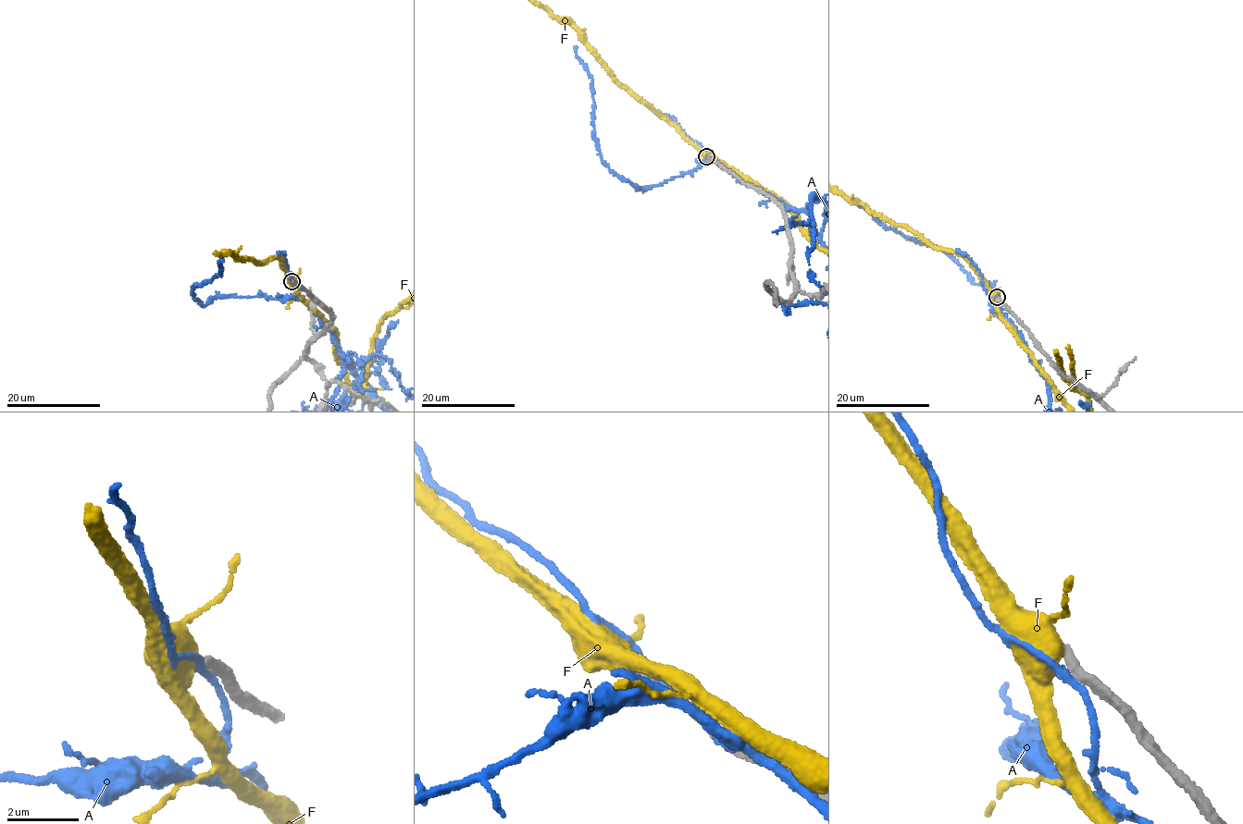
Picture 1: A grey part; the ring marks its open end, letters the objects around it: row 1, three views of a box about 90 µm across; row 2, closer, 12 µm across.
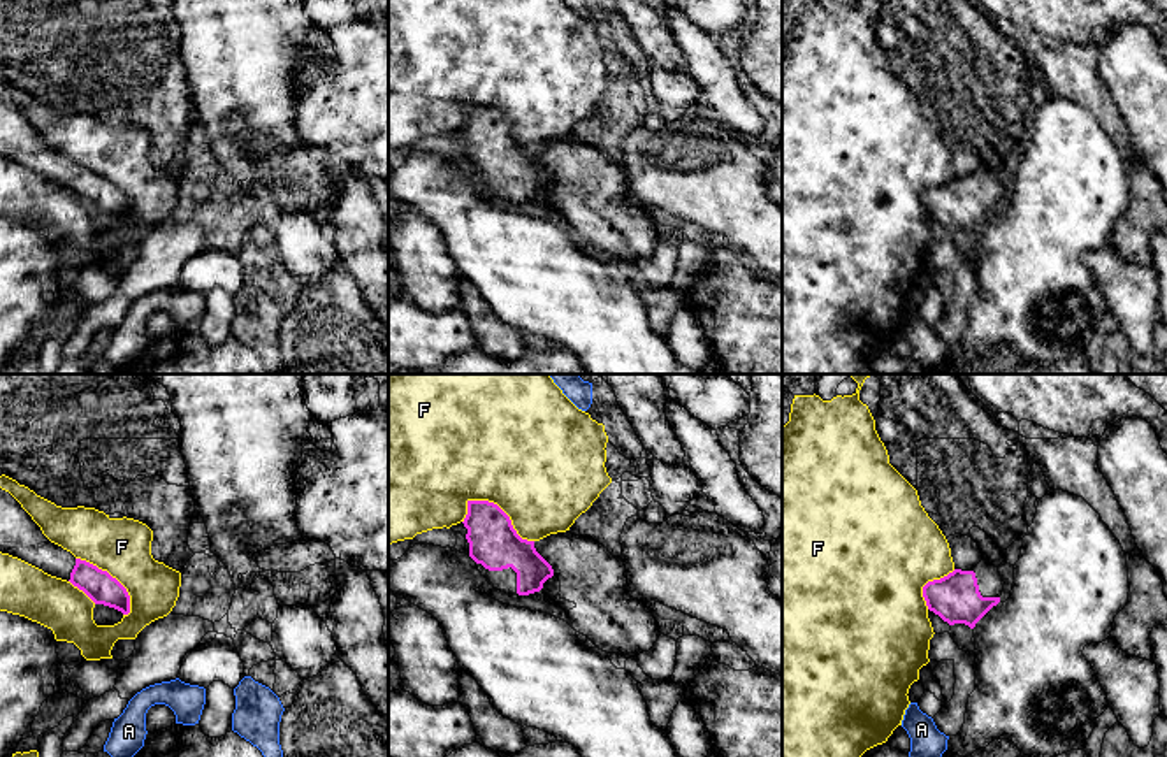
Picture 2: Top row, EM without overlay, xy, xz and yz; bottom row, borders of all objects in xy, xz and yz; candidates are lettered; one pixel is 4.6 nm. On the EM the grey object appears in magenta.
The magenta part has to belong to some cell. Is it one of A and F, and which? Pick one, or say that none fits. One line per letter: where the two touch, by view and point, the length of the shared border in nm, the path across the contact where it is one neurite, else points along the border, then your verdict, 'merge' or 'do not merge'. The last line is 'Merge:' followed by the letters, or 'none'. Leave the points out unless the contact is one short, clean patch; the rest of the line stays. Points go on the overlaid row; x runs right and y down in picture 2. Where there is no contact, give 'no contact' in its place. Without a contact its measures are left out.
A: no contact; do not merge
F: contact xz (503, 511); length 360 nm; do not merge
Merge: none

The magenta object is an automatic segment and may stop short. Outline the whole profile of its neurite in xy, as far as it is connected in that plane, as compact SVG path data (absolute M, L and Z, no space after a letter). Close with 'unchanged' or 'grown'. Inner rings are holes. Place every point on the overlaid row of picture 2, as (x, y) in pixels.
M2 488L0 552L18 557L51 576L70 581L95 604L114 608L123 615L130 613L130 595L116 578L51 543L21 504Z; grown

